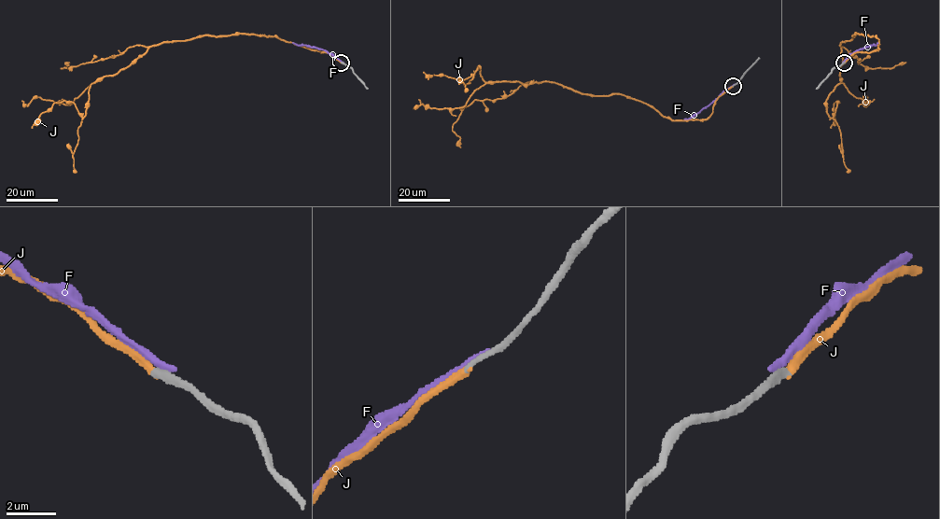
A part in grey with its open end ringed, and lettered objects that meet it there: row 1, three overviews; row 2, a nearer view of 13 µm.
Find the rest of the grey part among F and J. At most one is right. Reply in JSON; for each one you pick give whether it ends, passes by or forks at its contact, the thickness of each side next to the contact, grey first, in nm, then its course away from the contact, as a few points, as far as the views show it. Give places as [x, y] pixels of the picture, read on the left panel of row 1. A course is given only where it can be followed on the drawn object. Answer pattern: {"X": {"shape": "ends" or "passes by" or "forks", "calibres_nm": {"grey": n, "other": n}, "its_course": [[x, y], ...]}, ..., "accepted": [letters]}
{"J": {"shape": "ends", "calibres_nm": {"grey": 280, "other": 340}, "its_course": [[341, 63], [274, 36], [164, 42], [93, 82], [82, 118], [63, 100], [32, 128]]}, "accepted": ["J"]}

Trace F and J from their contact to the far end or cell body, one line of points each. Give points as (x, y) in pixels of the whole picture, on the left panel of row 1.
F: (343, 62), (323, 49), (292, 43)
J: (341, 63), (274, 36), (164, 42), (93, 82), (82, 118), (63, 100), (32, 128)

